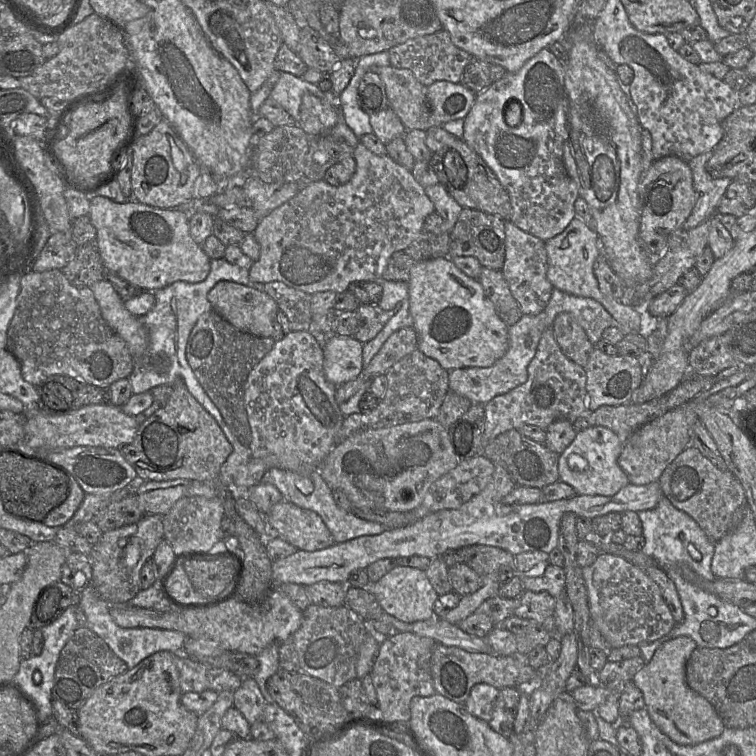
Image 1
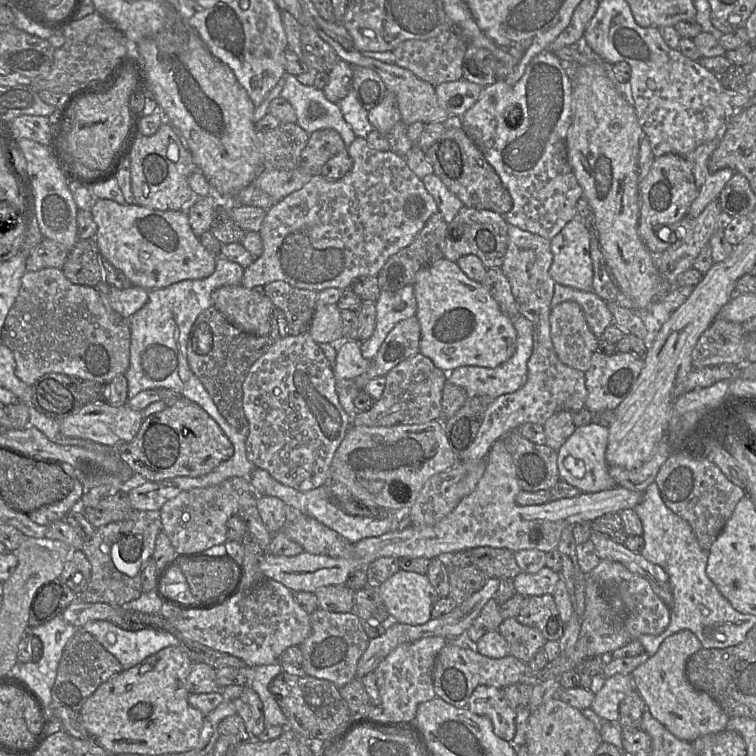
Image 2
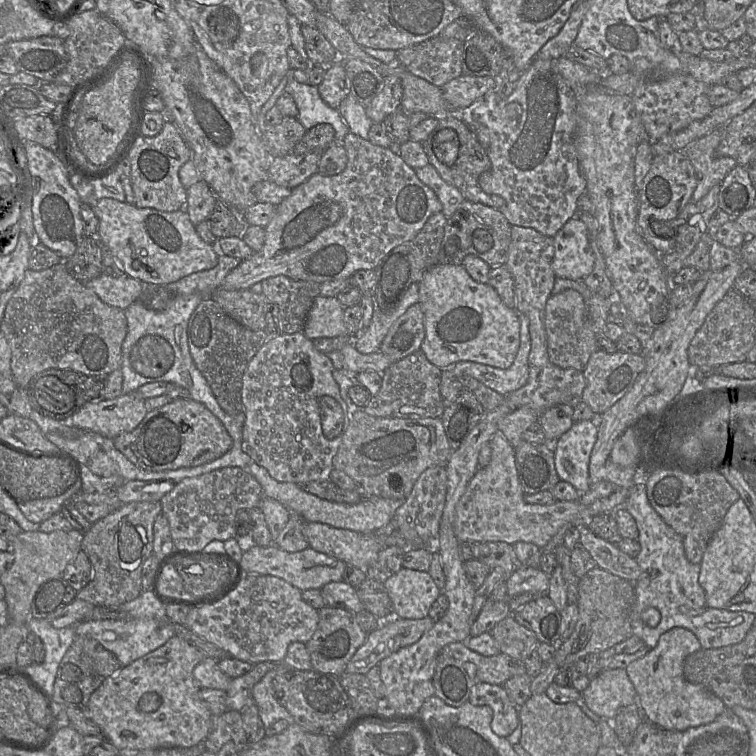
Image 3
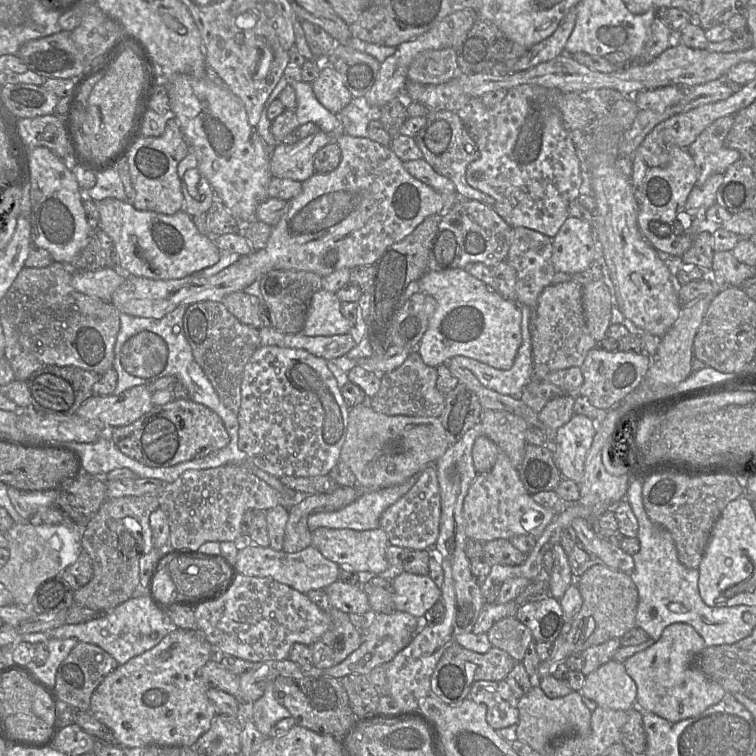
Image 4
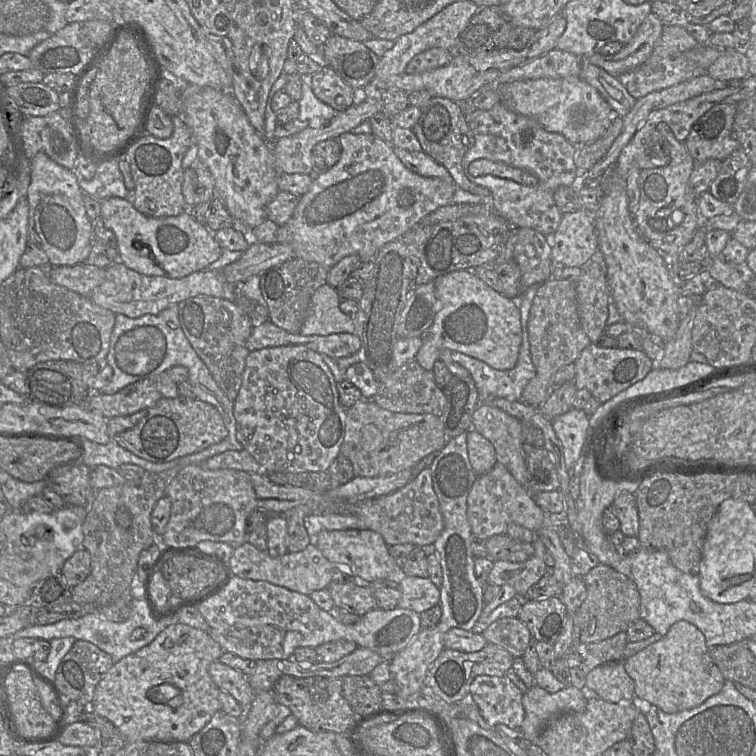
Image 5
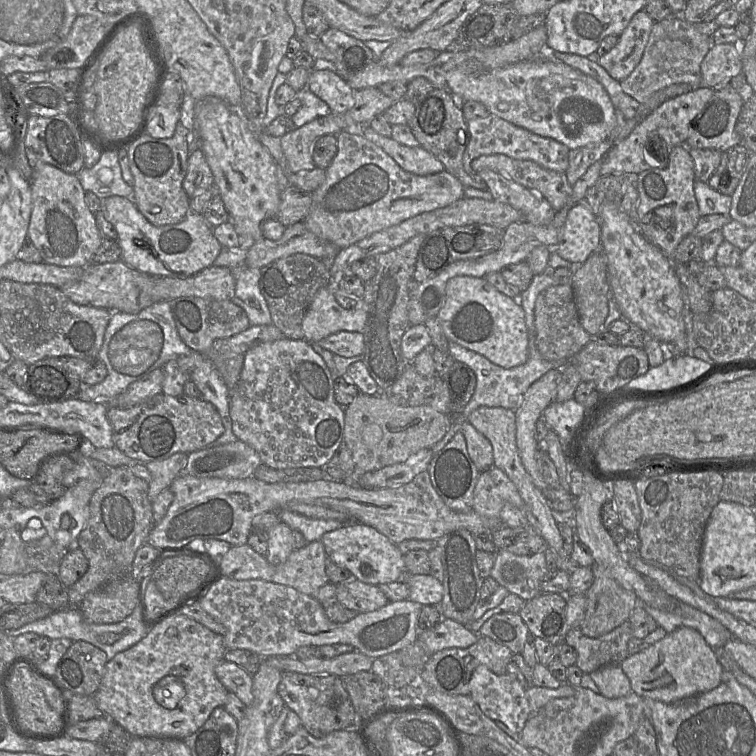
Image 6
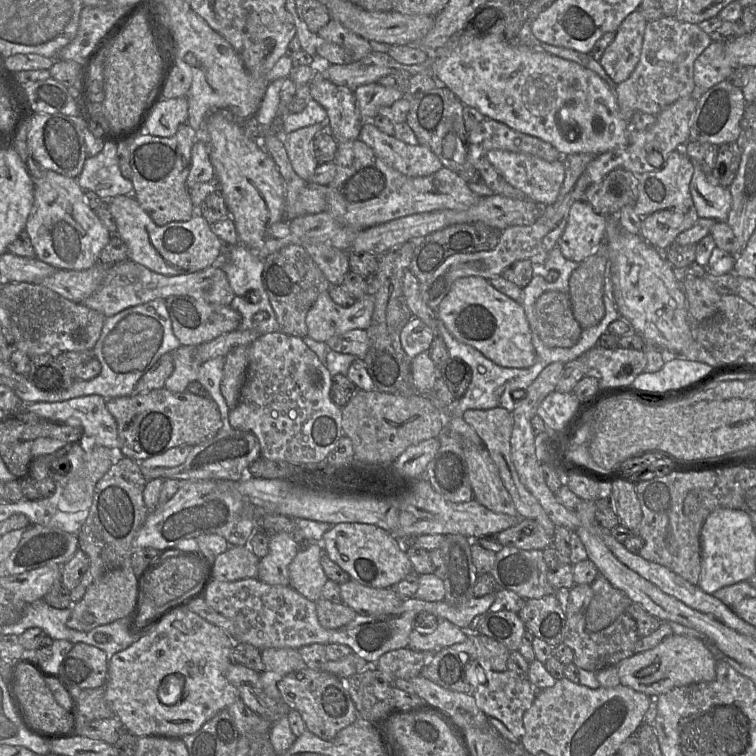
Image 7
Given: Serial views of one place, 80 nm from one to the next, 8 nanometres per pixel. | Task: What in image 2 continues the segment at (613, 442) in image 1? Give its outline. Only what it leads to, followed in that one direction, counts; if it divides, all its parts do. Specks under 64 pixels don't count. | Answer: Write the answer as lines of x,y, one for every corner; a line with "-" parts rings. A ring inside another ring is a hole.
597,423
577,427
558,450
557,466
560,479
577,488
581,493
597,493
618,486
609,474
605,453
608,444
608,428

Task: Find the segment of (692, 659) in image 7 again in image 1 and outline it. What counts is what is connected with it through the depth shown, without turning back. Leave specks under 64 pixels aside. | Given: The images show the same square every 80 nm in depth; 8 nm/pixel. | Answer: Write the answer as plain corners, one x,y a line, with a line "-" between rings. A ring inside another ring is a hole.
679,636
670,640
667,640
654,654
652,660
645,664
633,677
632,682
639,688
639,690
642,692
644,701
646,704
646,709
649,713
650,718
654,722
654,724
664,733
666,734
672,741
674,741
677,744
680,745
695,745
699,743
703,743
712,739
715,739
719,737
723,731
725,730
725,725
716,712
713,705
704,697
694,692
692,689
689,688
687,682
686,682
686,663
688,659
690,658
691,654
694,652
694,650
697,648
696,642
688,637
688,636

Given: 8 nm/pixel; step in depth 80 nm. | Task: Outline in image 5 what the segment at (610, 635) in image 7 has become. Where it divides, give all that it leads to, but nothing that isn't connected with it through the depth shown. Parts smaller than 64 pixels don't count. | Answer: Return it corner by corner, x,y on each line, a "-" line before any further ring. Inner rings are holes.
623,631
599,642
574,644
572,648
580,654
582,663
579,669
587,675
605,663
623,661
627,643
627,632

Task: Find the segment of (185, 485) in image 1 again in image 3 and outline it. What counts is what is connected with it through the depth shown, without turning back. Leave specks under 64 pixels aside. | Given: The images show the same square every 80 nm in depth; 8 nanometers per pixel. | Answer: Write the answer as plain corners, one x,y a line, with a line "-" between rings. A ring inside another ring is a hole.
125,481
116,489
122,504
131,502
156,502
169,493
175,484
169,481

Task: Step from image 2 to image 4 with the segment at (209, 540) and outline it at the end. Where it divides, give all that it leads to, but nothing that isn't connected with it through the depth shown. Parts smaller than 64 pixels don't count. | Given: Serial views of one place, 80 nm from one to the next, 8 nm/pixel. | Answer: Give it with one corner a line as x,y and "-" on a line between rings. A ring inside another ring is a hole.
225,464
215,468
185,471
174,482
164,485
158,492
158,501
168,515
170,529
168,546
198,550
206,542
235,542
242,535
241,522
244,513
247,510
267,511
280,505
280,494
245,466

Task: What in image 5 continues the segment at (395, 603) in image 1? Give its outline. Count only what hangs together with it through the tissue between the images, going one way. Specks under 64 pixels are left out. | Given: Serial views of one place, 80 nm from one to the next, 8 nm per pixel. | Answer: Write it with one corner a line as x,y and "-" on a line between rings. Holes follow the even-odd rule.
399,576
401,598
398,607
418,614
440,604
440,588
429,577

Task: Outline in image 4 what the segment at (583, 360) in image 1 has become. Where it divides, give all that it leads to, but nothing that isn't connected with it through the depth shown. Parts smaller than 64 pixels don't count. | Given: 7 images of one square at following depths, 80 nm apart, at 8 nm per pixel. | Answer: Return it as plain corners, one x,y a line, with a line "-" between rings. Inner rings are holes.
570,280
547,286
540,294
535,309
532,310
530,334
533,360
531,380
541,380
553,371
580,368
588,352
597,347
597,342
586,324
582,285

